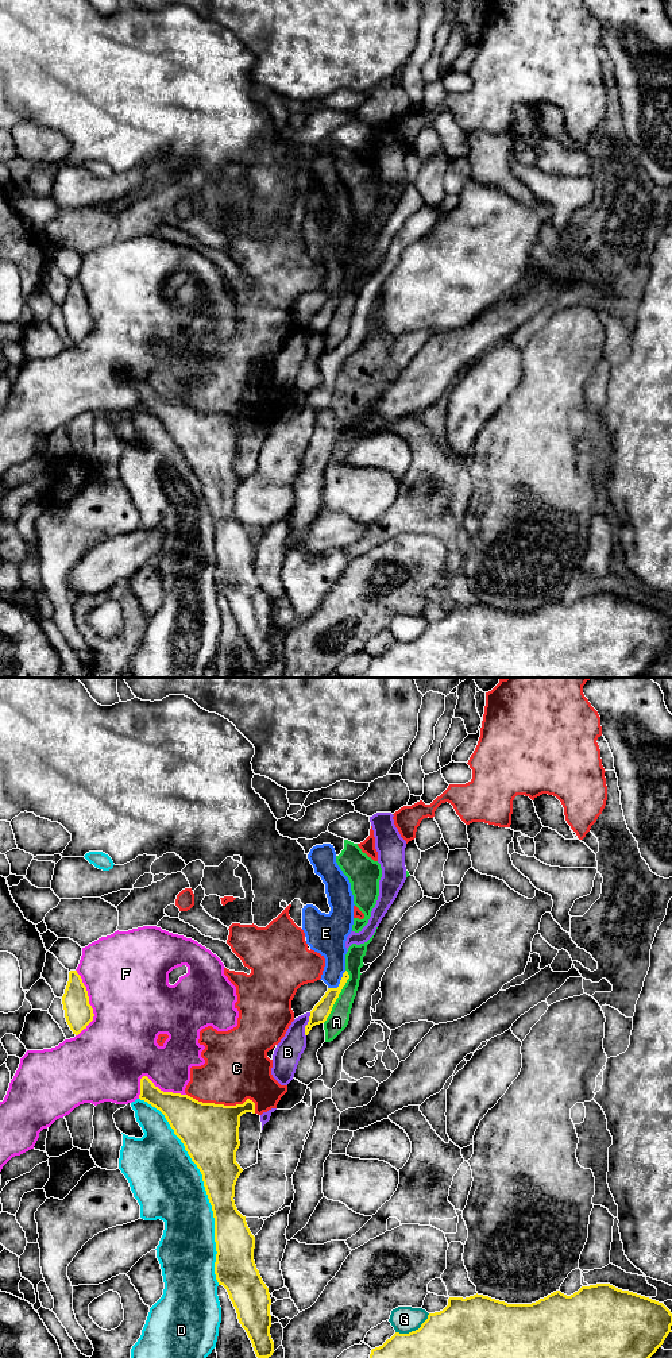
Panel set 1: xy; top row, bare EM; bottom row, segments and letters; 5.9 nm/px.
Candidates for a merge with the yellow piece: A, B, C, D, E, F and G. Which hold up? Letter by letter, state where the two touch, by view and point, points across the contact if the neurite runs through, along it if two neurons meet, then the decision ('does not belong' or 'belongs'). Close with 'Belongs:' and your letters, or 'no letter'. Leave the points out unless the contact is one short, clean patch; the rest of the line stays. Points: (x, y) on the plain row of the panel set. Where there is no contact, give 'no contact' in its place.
A: meets yellow in xy at (338, 305); border along xy (346, 278), (348, 288), (329, 324), (323, 331); does not belong
B: meets yellow in xy at (306, 334); does not belong
C: meets yellow in xy at (226, 415); does not belong
D: meets yellow in xy at (205, 497); does not belong
E: meets yellow in xy at (340, 292); border along xy (346, 280), (340, 292), (336, 296), (328, 297); does not belong
F: meets yellow in xy at (88, 312); does not belong
G: meets yellow in xy at (413, 640); does not belong
Belongs: no letter

